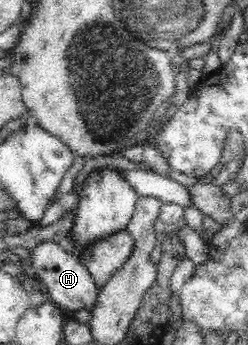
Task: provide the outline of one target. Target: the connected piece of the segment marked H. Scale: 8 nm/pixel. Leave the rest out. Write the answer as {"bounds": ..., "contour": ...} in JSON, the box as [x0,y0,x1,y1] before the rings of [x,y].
{"bounds":[18,242,100,315],"contour":[[[43,242],[37,245],[34,251],[29,252],[29,258],[30,265],[18,258],[20,265],[25,268],[27,277],[42,280],[51,295],[52,302],[55,302],[66,315],[80,309],[92,310],[96,305],[100,289],[96,286],[89,269],[72,252],[67,253],[58,243]]]}

